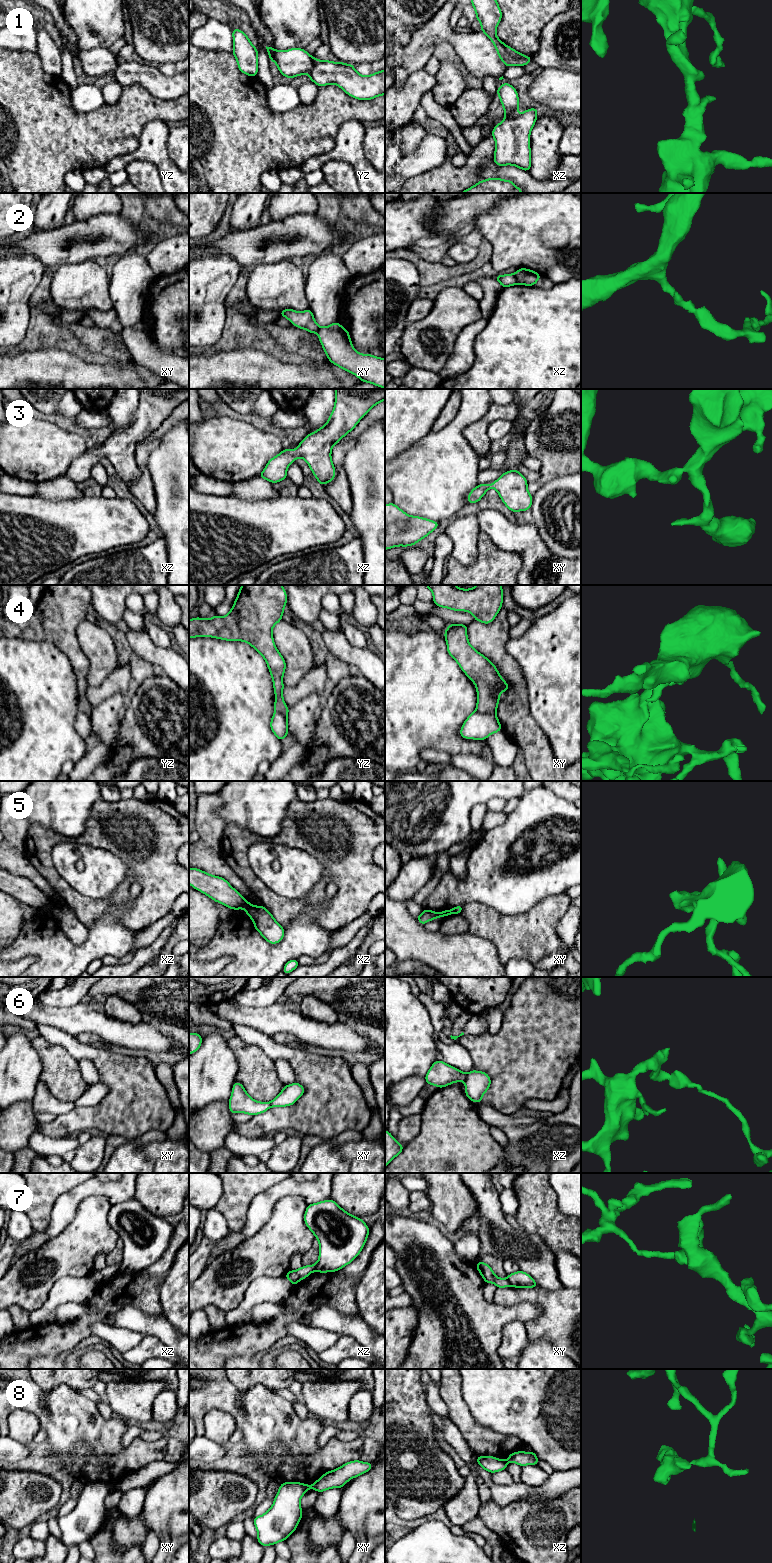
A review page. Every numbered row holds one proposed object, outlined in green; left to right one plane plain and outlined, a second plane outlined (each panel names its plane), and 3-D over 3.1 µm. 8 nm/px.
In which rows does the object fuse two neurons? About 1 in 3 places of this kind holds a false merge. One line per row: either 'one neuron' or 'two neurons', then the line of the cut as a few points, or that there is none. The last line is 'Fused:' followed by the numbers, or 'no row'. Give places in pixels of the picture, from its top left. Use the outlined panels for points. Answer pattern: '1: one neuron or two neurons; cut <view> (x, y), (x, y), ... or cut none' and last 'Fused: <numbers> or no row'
1: one neuron; cut none
2: two neurons; cut xz (513, 274), (518, 283)
3: one neuron; cut none
4: two neurons; cut xy (476, 710), (482, 713), (495, 713)
5: two neurons; cut xz (246, 902), (242, 907)
6: two neurons; cut xz (467, 1074), (464, 1080)
7: two neurons; cut xy (506, 1279), (510, 1285)
8: two neurons; cut xy (309, 1485), (310, 1487)
Fused: 2, 4, 5, 6, 7, 8

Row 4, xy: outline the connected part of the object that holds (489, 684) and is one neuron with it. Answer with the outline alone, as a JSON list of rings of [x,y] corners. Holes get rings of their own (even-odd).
[[[450,624],[444,632],[449,655],[458,663],[477,690],[476,711],[496,713],[499,695],[509,689],[496,666],[475,650],[467,637],[467,625]]]

